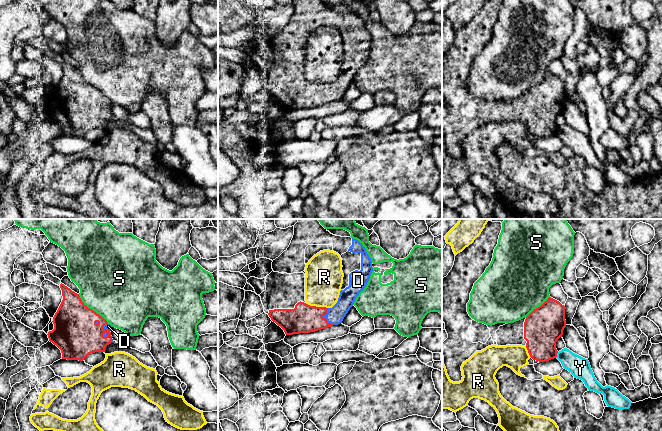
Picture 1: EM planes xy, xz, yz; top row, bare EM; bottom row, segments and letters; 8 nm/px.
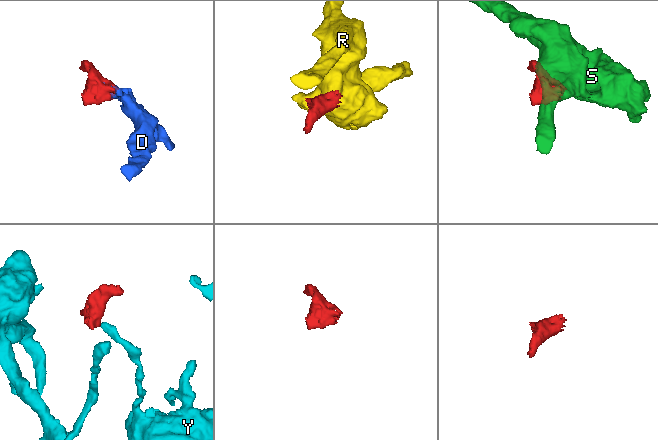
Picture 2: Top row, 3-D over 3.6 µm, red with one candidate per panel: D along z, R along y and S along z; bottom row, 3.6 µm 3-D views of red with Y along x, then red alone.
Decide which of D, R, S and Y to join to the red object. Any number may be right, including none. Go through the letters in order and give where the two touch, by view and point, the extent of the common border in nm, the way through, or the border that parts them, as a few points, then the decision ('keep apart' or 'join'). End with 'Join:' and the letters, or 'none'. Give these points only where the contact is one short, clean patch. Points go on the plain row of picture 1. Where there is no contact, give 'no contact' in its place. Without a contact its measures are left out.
D: contact xz (325, 94); length 140 nm; join
R: contact xz (315, 82); length 190 nm; border xz (305, 79), (311, 82), (325, 82), (327, 84); keep apart
S: contact xy (91, 85); length 340 nm; keep apart
Y: contact yz (556, 131); length 50 nm; border yz (558, 128), (555, 133); keep apart
Join: D

